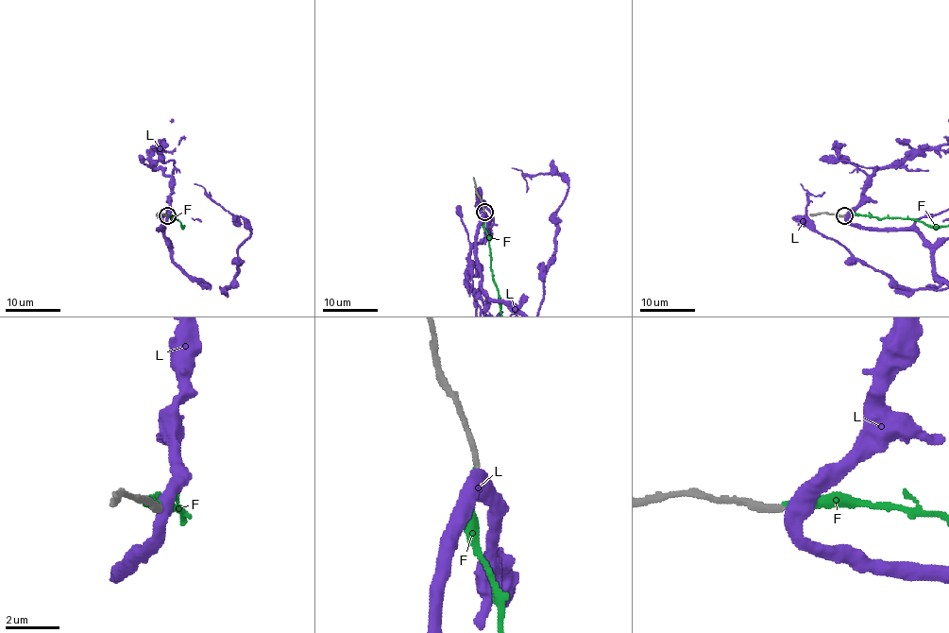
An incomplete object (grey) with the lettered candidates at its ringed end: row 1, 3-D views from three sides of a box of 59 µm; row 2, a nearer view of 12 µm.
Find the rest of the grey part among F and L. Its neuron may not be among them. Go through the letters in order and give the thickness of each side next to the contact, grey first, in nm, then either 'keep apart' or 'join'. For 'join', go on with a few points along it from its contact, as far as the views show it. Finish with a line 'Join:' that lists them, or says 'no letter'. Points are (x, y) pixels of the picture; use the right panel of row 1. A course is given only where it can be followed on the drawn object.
F: 240/200 nm | join
L: 240/460 nm | keep apart
Join: F

